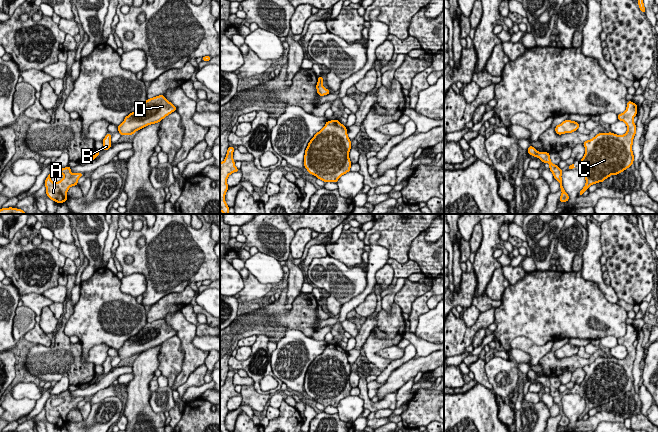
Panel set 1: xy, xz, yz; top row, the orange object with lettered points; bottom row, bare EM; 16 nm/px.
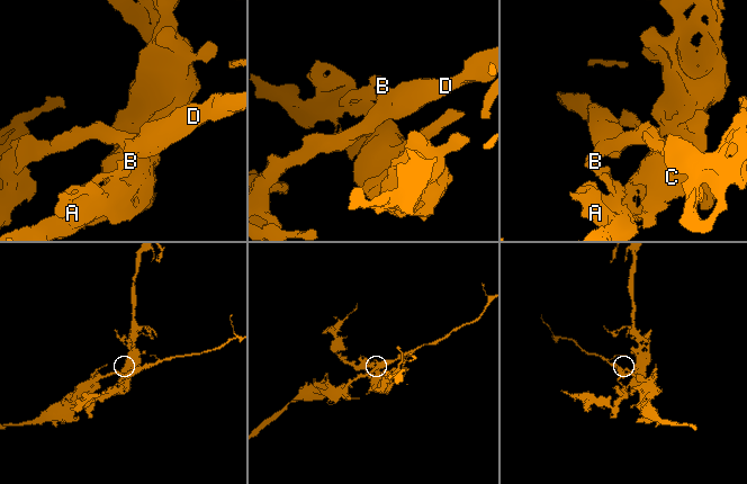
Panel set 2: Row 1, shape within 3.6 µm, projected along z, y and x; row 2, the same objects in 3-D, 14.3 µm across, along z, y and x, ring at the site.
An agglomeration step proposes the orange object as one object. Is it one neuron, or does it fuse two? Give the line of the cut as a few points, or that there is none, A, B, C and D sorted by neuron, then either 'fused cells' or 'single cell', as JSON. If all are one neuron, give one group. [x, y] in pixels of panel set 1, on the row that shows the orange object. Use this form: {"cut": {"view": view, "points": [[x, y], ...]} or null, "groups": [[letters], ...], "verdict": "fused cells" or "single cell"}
{"cut": {"view": "yz", "points": [[537, 152], [534, 156]]}, "groups": [["A", "C"], ["B", "D"]], "verdict": "fused cells"}

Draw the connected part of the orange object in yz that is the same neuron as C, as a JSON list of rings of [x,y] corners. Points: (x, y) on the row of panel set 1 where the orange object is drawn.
[[[627,101],[626,110],[617,115],[618,120],[627,125],[627,132],[624,135],[612,132],[599,133],[583,143],[586,151],[580,164],[586,184],[579,192],[579,196],[583,196],[592,184],[603,183],[611,175],[618,175],[632,166],[634,162],[632,145],[636,134],[633,118],[637,115],[637,108],[634,102]]]

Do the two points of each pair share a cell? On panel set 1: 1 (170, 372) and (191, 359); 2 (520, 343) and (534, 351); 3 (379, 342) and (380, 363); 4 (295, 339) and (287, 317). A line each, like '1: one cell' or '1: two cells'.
1: two cells
2: one cell
3: one cell
4: two cells

